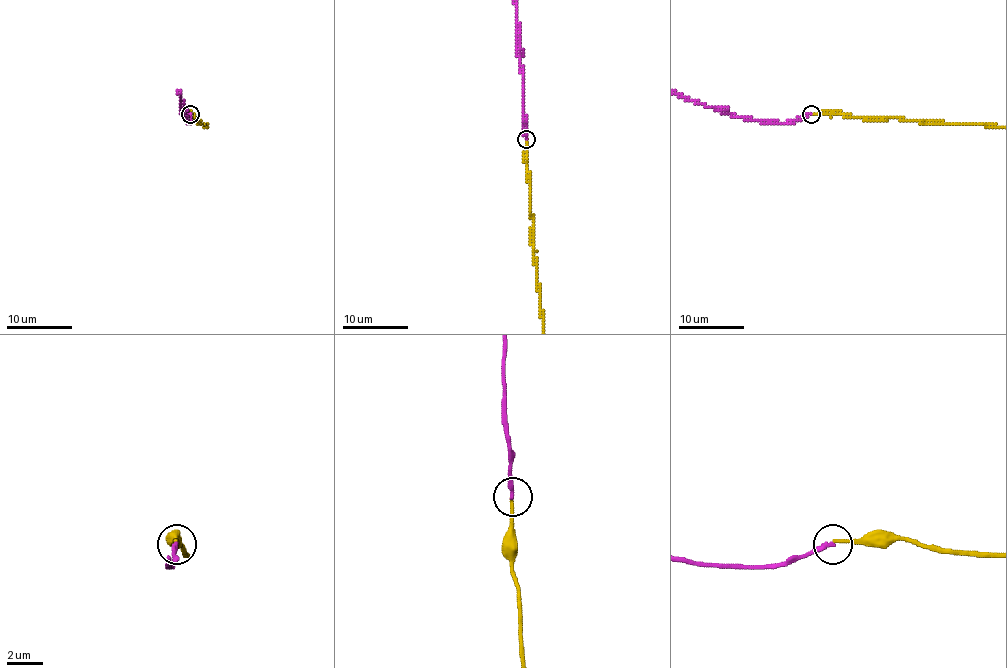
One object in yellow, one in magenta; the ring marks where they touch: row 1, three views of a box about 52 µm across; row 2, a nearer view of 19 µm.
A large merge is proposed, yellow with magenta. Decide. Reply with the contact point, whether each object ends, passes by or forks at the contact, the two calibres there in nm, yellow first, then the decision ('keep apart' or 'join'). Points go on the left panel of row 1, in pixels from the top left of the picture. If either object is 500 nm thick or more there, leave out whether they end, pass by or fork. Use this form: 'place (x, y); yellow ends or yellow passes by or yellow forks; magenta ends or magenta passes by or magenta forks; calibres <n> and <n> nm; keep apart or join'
place (190, 114); yellow ends; magenta ends; calibres 180 and 200 nm; keep apart

